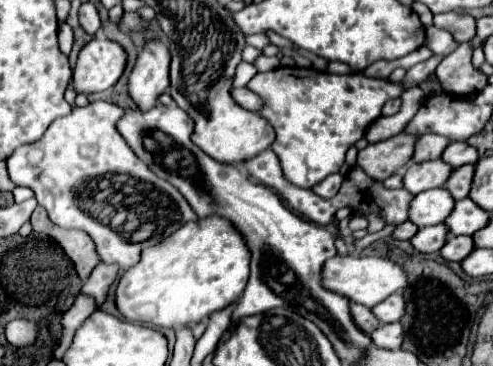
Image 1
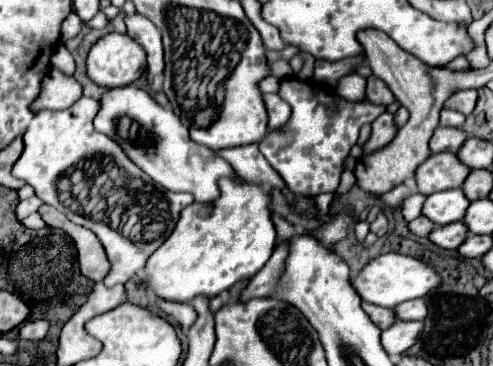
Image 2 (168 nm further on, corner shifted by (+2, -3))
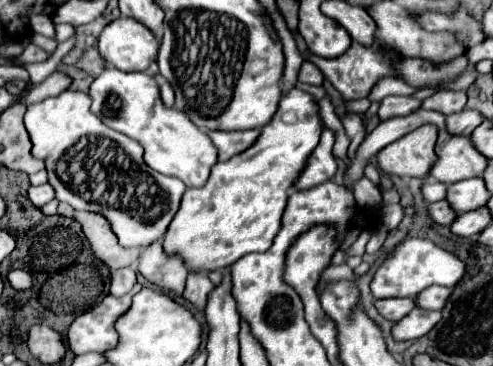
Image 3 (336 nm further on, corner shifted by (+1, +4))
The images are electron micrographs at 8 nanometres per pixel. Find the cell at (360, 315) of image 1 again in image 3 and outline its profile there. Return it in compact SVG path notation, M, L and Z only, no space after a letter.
M392 297L392 299L378 299L376 301L376 309L380 311L382 317L390 319L390 321L400 321L402 317L406 317L412 309L416 307L416 301L412 297Z

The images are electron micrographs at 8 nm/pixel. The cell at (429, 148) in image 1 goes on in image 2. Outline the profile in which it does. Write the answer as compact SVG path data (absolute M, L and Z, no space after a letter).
M437 128L431 142L429 142L429 148L431 152L455 152L463 146L463 142L467 140L467 134L459 128Z

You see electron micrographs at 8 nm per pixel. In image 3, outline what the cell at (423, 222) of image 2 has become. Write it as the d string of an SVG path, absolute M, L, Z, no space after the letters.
M442 199L442 201L438 201L438 203L432 203L432 205L430 205L430 215L432 215L432 219L434 219L436 223L440 223L440 225L450 225L450 223L456 219L456 211L448 205L446 199Z

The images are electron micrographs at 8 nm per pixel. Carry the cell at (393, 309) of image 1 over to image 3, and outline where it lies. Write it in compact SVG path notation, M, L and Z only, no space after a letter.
M428 287L424 289L418 297L416 303L422 309L432 309L432 311L440 311L444 309L444 305L448 303L448 297L452 295L452 289L448 287Z

